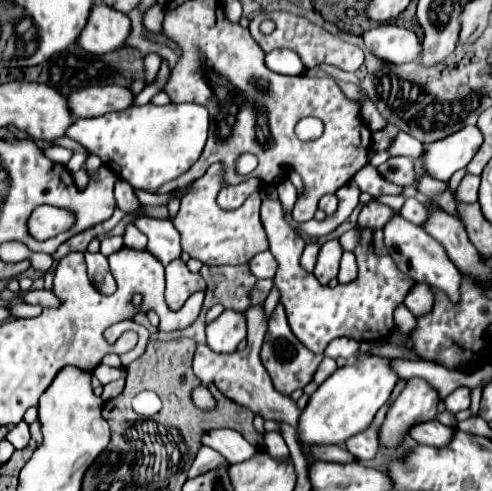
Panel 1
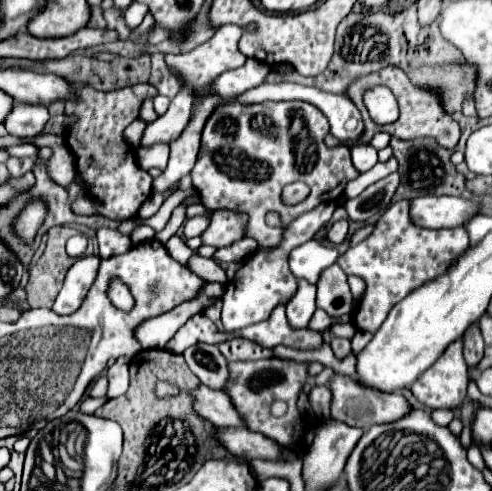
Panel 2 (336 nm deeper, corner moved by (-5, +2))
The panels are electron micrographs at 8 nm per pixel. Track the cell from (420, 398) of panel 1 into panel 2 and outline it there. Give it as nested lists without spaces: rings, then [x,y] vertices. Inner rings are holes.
[[[458,338],[454,344],[450,344],[450,348],[446,348],[446,352],[438,358],[438,364],[432,364],[412,386],[410,392],[414,394],[414,398],[420,404],[426,404],[428,408],[458,408],[464,400],[466,400],[466,376],[470,382],[470,374],[468,374],[468,366],[464,362],[462,356],[462,340]]]

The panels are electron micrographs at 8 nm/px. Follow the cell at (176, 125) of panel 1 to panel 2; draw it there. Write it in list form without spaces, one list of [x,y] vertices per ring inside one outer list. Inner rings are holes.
[[[18,104],[14,112],[6,118],[6,130],[12,136],[26,138],[26,136],[36,136],[44,124],[50,120],[48,108],[46,106],[32,106],[32,104]]]

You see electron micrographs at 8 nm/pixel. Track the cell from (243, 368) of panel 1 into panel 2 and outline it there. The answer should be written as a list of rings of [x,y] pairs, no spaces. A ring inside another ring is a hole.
[[[194,344],[184,352],[186,364],[200,378],[200,382],[212,390],[222,390],[228,384],[228,362],[216,344]]]

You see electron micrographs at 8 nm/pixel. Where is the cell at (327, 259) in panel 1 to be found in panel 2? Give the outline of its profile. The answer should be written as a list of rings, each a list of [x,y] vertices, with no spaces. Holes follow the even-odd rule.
[[[298,280],[298,288],[294,296],[286,302],[286,314],[294,328],[308,326],[312,314],[316,310],[316,286],[308,280]]]

